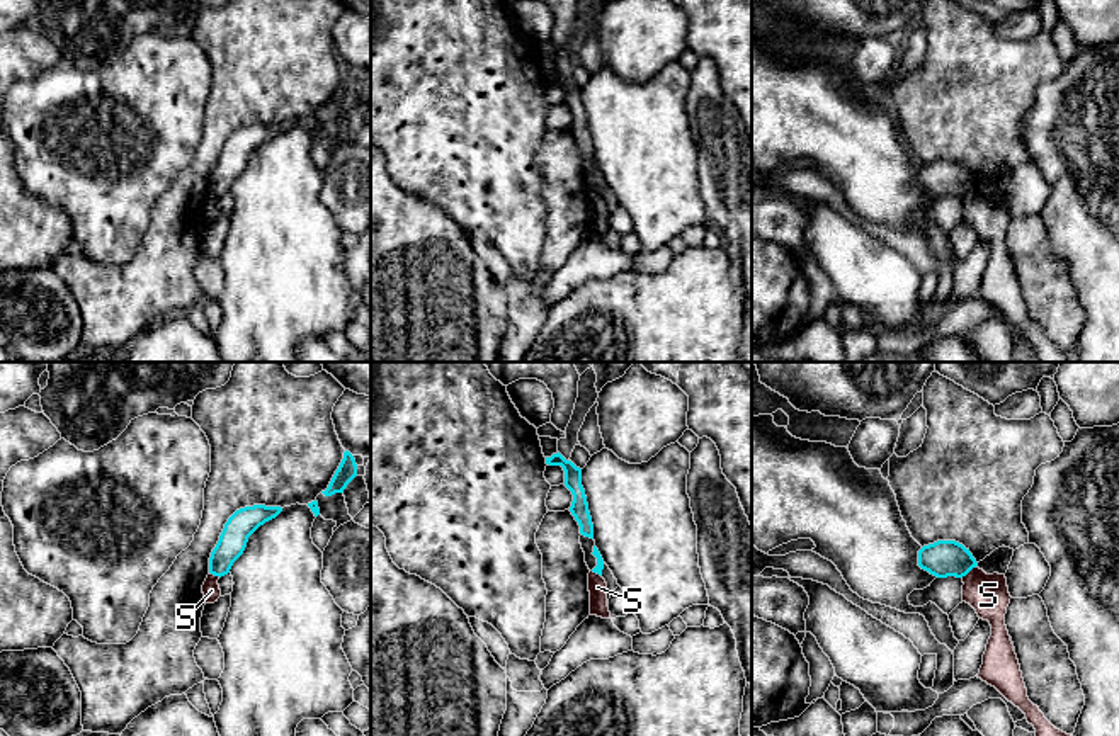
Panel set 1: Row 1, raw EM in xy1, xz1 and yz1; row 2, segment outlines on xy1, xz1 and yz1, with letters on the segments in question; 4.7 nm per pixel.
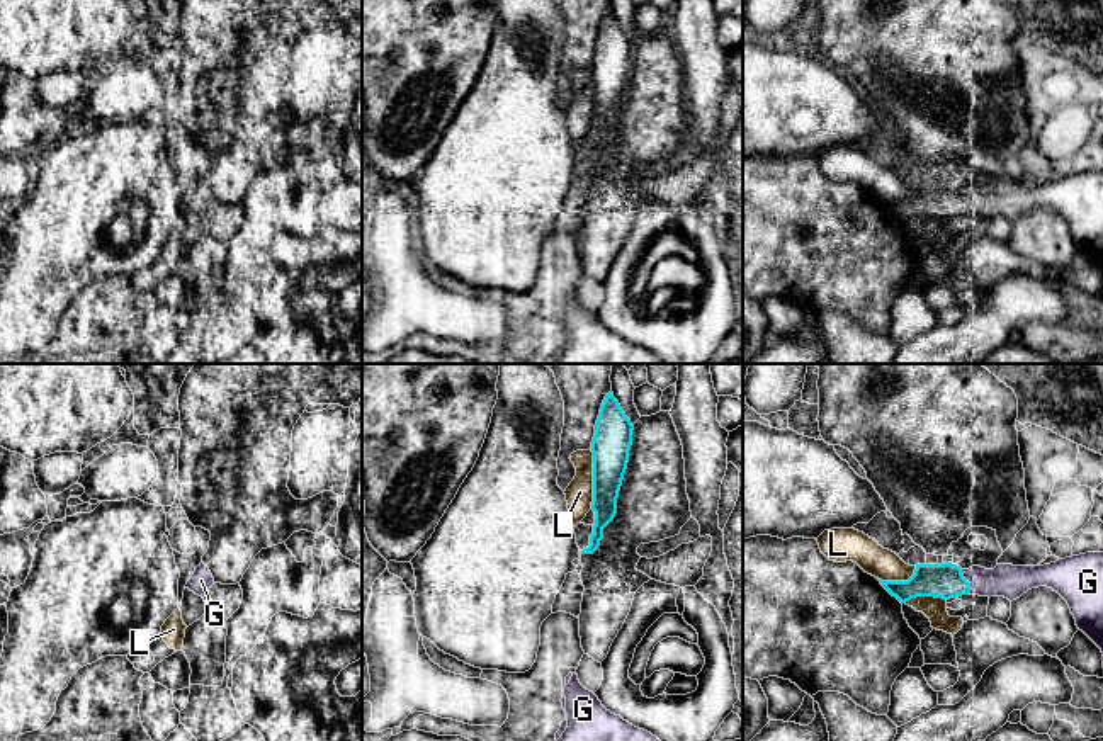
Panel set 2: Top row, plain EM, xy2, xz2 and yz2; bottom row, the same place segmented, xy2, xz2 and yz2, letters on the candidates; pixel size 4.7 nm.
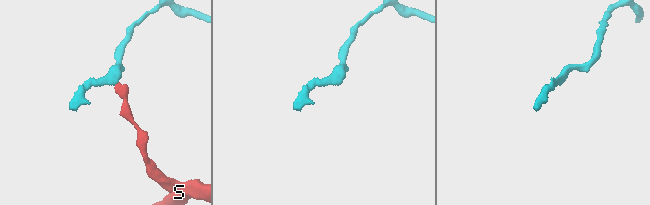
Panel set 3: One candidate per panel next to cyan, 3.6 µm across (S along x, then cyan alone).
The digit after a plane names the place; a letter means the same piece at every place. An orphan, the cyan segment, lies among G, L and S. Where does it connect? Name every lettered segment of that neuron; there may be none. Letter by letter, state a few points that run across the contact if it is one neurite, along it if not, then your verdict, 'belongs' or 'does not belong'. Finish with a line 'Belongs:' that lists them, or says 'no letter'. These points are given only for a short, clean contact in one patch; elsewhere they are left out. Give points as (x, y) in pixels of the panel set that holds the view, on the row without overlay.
G: belongs
L: does not belong
S: line yz1 (976, 184), (961, 196); does not belong
Belongs: G

